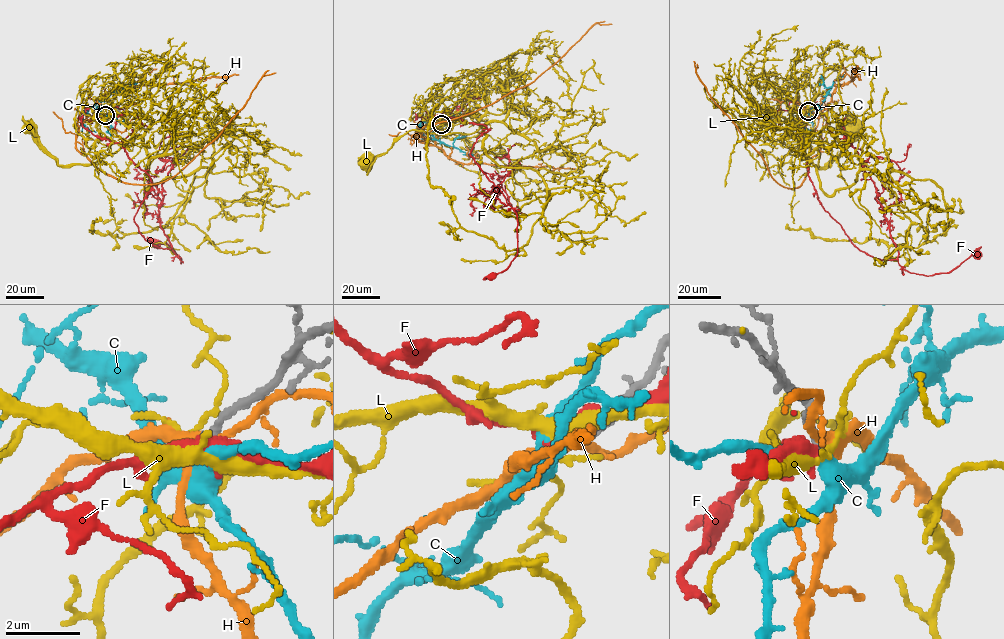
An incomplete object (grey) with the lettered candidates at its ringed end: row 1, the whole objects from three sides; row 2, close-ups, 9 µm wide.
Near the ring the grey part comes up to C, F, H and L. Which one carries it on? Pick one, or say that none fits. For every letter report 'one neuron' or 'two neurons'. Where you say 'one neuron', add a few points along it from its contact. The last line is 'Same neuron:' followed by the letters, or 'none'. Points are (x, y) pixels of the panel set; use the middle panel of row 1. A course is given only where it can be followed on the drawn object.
C: one neuron; it runs (441, 123), (432, 134), (436, 140), (418, 131), (418, 125), (432, 114)
F: two neurons
H: two neurons
L: two neurons
Same neuron: C

